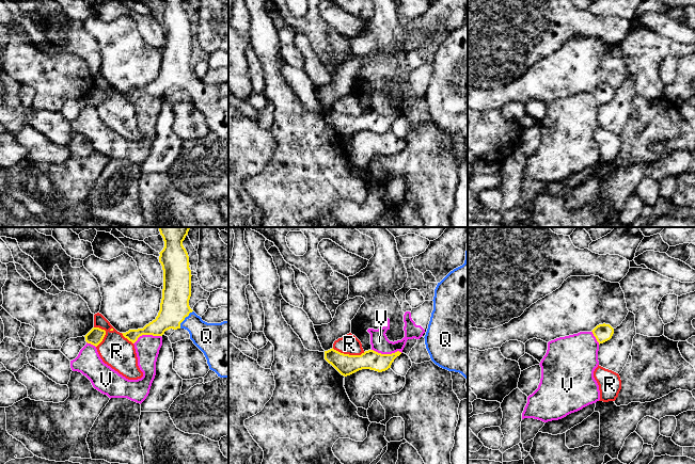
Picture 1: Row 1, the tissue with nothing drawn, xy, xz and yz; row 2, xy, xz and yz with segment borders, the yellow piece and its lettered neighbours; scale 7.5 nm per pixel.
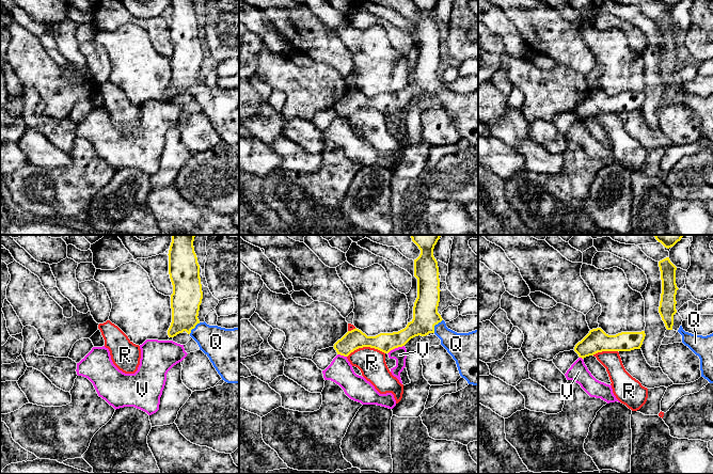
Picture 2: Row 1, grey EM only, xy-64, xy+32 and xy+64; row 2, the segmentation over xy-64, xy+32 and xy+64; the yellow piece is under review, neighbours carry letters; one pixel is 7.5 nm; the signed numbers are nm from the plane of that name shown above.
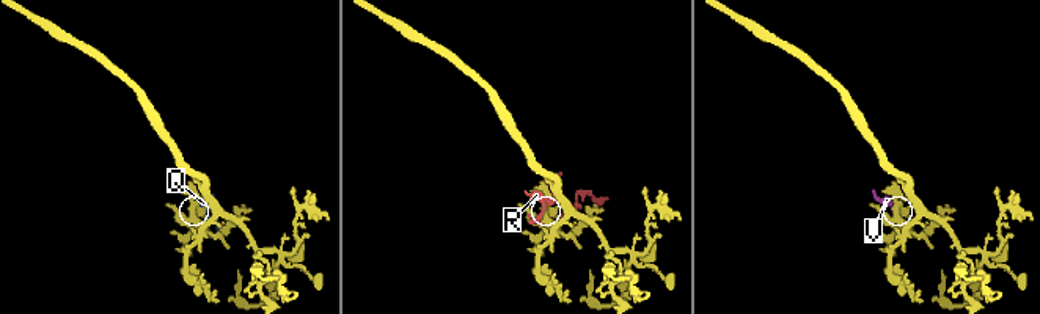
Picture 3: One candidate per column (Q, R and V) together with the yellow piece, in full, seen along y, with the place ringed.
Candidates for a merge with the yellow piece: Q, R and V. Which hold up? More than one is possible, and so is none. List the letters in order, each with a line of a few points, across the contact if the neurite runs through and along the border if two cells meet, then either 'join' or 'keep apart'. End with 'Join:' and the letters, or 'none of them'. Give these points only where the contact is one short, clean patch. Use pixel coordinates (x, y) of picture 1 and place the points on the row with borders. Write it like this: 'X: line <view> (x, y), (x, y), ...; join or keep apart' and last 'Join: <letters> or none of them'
Q: line xy (174, 307), (184, 319), (210, 338); join
R: line xz (332, 348), (349, 354), (361, 354), (364, 352); keep apart
V: keep apart
Join: Q

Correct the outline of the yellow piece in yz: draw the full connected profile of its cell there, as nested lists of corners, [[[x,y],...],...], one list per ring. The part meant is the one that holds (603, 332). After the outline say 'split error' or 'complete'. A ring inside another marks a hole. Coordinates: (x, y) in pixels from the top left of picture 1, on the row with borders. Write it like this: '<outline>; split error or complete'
[[[603,323],[597,325],[591,332],[600,345],[612,338],[614,329],[610,324]]]; complete

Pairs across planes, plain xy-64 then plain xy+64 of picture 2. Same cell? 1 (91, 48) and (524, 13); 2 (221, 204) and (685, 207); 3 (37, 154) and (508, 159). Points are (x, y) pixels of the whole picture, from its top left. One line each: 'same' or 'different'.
1: same
2: different
3: different

